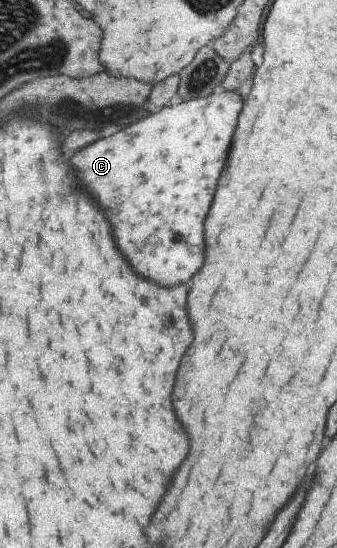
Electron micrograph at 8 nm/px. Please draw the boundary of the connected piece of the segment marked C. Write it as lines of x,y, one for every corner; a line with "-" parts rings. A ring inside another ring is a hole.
229,90
185,102
173,100
159,112
146,113
117,135
95,141
69,159
77,187
83,187
97,207
101,207
113,229
111,237
113,243
117,241
117,251
125,255
127,265
131,261
131,269
143,275
141,279
161,287
175,287
189,281
203,265
203,221
215,193
217,177
225,165
241,107
241,97

